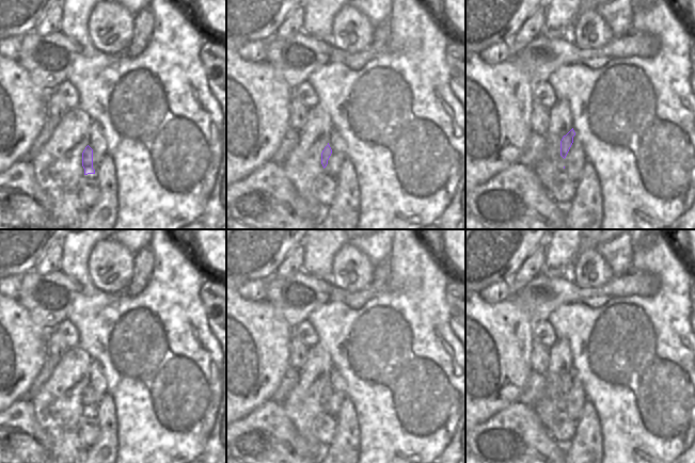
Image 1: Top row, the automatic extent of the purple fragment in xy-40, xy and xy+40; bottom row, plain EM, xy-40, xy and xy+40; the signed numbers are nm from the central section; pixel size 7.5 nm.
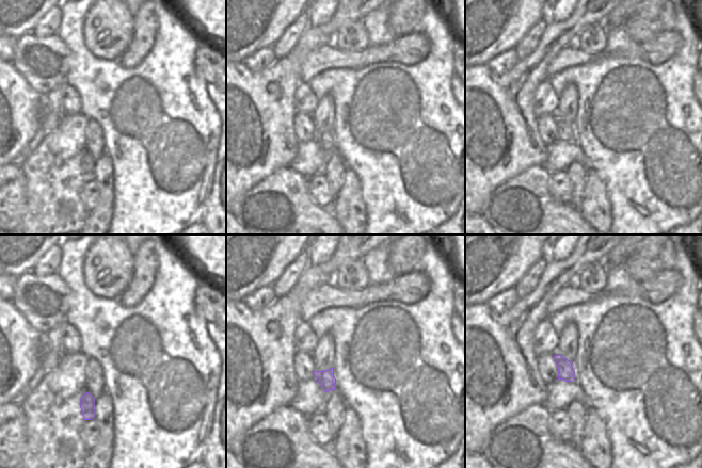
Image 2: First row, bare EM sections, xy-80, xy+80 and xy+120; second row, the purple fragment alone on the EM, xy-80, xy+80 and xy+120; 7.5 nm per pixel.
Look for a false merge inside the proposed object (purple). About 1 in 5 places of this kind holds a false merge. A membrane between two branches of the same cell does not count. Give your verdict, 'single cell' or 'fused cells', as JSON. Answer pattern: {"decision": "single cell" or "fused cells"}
{"decision": "single cell"}

